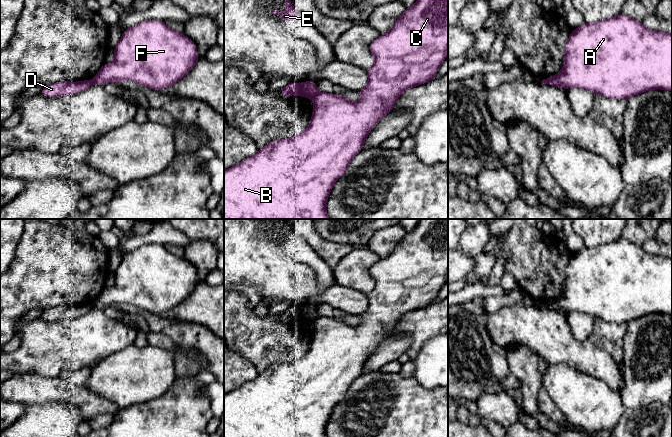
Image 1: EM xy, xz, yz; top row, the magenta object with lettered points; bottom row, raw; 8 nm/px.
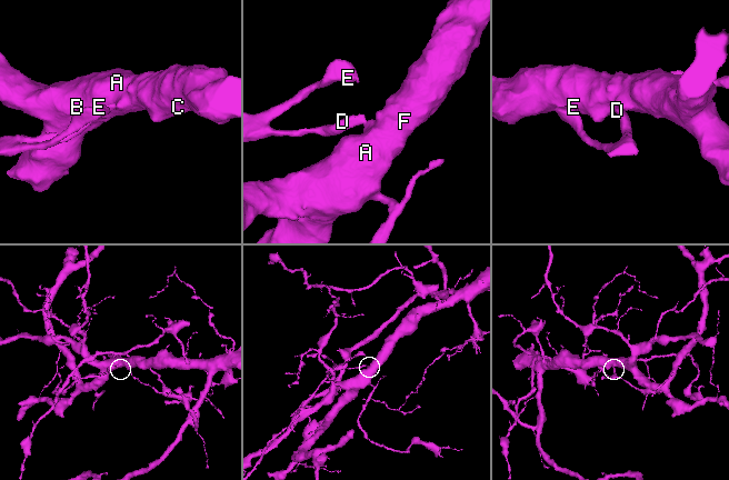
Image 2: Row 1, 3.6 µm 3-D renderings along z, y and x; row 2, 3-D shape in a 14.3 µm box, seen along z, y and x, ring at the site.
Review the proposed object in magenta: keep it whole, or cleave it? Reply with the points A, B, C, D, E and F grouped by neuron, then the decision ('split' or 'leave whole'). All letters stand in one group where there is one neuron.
A B C F / D E | split

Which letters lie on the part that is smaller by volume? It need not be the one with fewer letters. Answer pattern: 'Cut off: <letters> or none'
Cut off: D, E

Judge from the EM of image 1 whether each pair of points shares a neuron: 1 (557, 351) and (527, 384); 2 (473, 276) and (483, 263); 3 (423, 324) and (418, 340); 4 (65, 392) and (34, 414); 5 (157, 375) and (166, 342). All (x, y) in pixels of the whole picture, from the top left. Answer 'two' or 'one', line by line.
1: two
2: one
3: one
4: two
5: two

